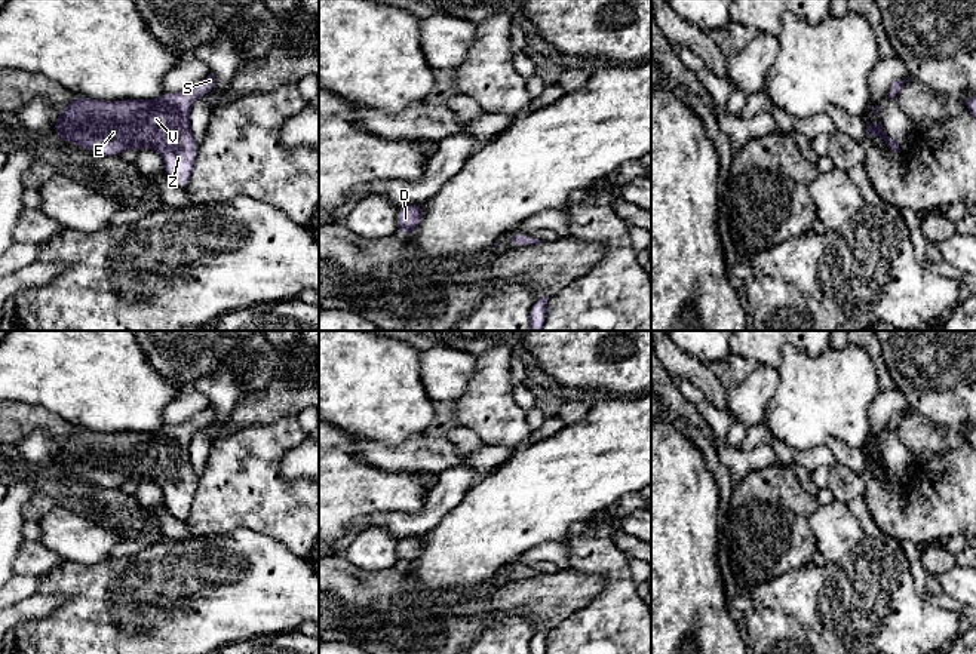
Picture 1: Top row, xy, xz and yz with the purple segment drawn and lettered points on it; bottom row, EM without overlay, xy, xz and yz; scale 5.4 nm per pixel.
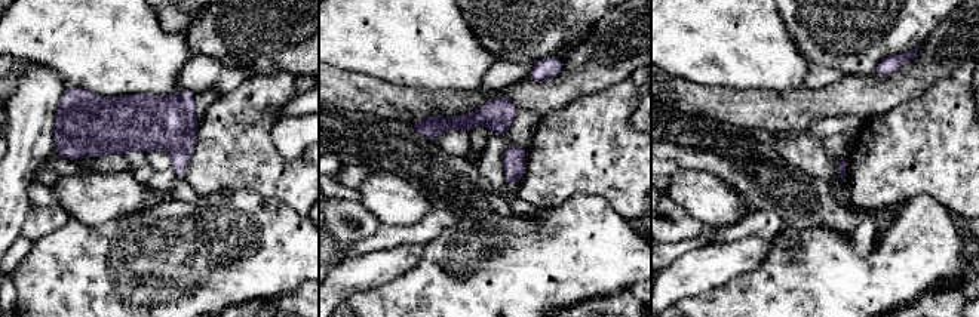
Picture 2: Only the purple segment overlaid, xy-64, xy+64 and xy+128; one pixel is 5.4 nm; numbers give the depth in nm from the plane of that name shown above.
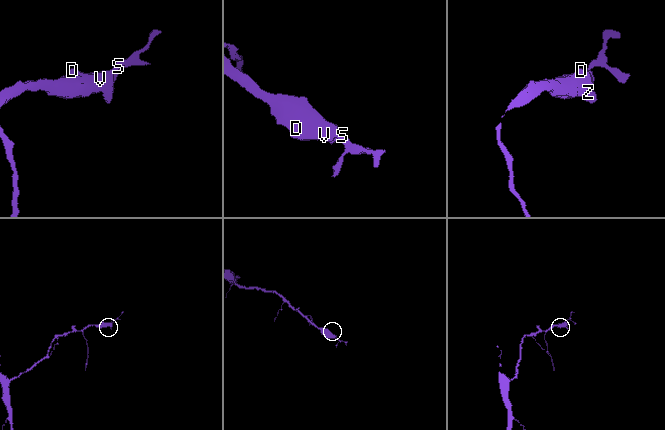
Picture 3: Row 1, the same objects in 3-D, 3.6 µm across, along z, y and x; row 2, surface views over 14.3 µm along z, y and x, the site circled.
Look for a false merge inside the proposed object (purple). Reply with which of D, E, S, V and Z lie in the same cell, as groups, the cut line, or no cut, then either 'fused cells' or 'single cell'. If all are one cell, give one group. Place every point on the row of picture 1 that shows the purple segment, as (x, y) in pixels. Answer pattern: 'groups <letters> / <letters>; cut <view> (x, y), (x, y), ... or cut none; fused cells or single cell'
groups D E S V Z; cut none; single cell

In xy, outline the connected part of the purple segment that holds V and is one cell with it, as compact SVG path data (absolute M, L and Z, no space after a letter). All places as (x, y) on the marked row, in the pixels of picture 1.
M211 73L193 89L144 99L99 101L80 96L56 116L55 135L102 156L120 156L126 148L151 148L165 160L171 182L185 188L197 157L199 142L190 131L194 101L211 93Z

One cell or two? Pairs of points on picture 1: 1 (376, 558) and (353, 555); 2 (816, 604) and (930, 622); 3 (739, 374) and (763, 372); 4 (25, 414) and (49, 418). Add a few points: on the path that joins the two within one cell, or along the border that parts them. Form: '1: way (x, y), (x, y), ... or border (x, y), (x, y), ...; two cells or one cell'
1: way (370, 555), (359, 555); one cell
2: way (844, 607), (872, 607), (902, 622); one cell
3: border (757, 364), (734, 384); two cells
4: way (31, 417), (43, 418); one cell

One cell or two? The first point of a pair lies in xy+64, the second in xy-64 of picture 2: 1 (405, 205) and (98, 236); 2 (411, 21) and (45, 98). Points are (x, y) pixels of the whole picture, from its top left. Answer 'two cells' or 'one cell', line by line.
1: two cells
2: two cells

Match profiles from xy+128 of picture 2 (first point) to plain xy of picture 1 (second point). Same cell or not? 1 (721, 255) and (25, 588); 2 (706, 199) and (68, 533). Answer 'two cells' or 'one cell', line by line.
1: two cells
2: one cell

